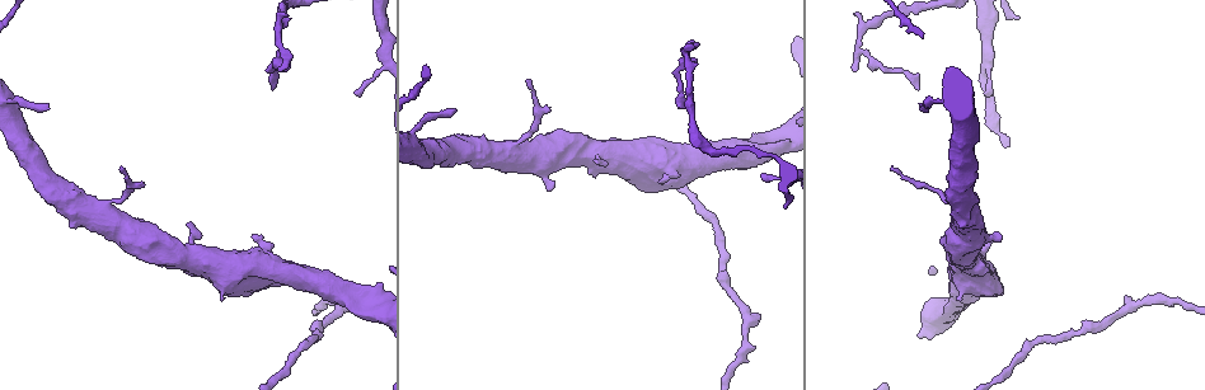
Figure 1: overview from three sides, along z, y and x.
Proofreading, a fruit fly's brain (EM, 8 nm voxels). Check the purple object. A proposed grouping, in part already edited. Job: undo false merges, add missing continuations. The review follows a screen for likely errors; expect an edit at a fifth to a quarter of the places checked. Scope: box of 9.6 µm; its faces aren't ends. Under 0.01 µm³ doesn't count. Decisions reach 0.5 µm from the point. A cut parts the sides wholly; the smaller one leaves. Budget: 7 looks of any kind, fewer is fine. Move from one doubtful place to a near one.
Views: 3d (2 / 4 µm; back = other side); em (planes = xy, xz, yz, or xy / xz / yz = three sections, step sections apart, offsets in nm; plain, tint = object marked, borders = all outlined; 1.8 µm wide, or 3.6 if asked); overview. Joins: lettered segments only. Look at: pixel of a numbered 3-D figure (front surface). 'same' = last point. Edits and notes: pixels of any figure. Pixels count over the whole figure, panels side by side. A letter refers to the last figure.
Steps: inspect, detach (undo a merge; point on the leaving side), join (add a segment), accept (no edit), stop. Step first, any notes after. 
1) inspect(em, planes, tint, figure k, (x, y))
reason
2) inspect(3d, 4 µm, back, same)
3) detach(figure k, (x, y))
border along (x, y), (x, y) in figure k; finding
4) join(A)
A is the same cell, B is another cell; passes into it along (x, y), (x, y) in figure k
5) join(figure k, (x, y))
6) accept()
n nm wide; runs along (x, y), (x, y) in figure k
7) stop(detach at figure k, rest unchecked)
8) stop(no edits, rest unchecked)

inspect(em, yz, step 16, tint, figure 1, (858, 48))
a fork

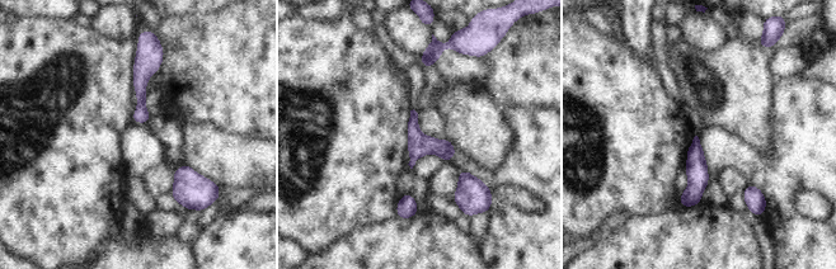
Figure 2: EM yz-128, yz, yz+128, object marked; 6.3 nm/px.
inspect(em, yz, step 16, borders, same)

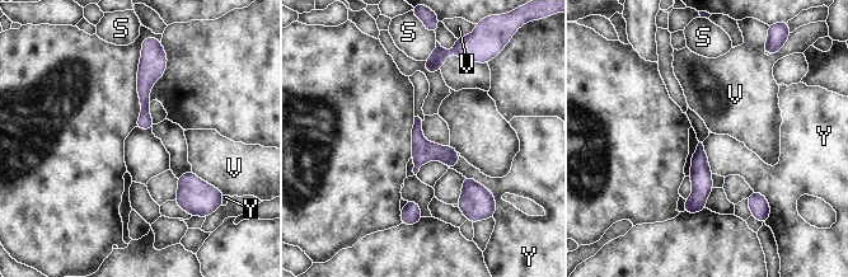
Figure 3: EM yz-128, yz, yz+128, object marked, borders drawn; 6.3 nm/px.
accept()
40 nm wide; S, V and Y are other cells; continuous, no second neuron

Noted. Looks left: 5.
inspect(em, planes, borders, figure 1, (454, 109))
free end

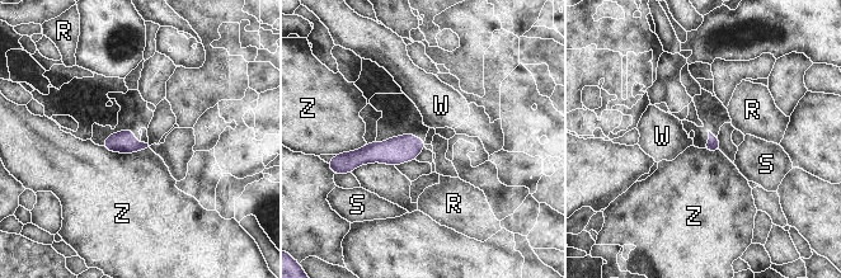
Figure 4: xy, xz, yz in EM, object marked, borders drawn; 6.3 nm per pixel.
accept()
R, S, W and Z are other cells; runs along (422, 144), (390, 152), (349, 158) in figure 4; no lettered segment goes on from it

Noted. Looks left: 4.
inspect(em, planes, borders, figure 1, (598, 160))
branch stops here

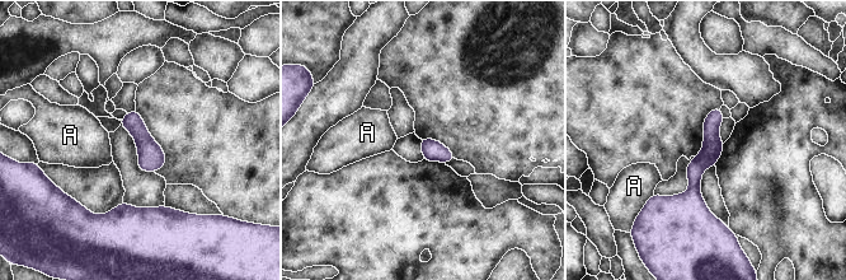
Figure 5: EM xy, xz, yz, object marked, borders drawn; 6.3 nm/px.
accept()
A is another cell; runs along (717, 111), (711, 152), (695, 168), (701, 219) in figure 5; no lettered segment goes on from it

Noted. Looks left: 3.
stop(no edits, rest unchecked)

